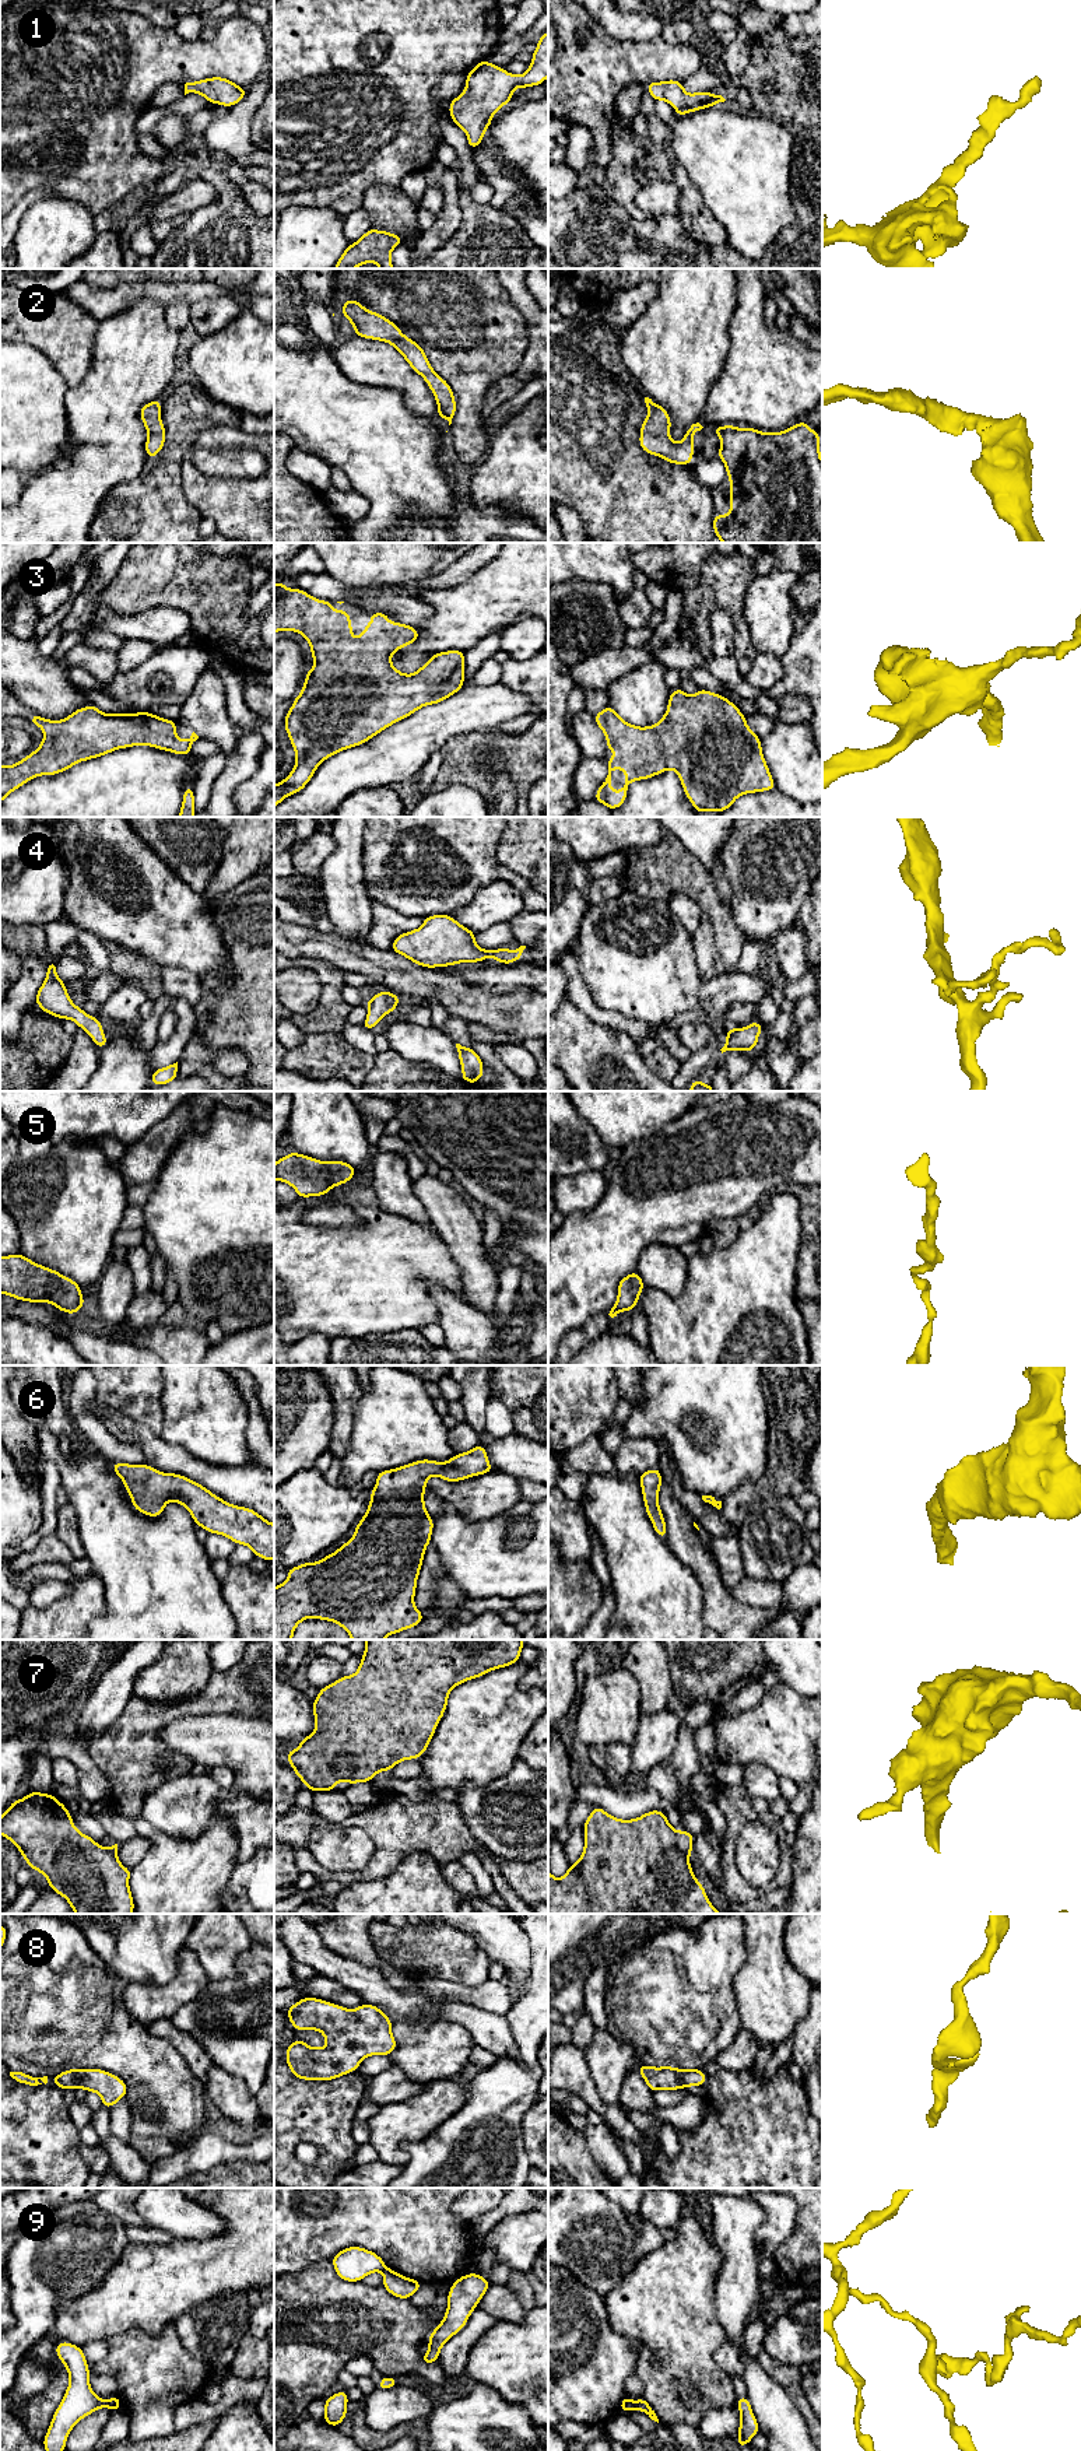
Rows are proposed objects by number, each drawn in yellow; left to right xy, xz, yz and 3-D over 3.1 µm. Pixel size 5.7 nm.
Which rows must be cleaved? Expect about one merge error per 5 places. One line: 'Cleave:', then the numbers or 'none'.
Cleave: 9

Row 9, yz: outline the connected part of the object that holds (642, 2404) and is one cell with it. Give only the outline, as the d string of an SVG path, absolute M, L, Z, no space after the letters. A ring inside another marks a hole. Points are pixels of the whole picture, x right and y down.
M645 2398L638 2399L638 2401L631 2401L631 2409L632 2410L642 2410L645 2412L652 2420L659 2423L659 2419L654 2413L654 2410L650 2408L650 2405L647 2403L647 2401Z

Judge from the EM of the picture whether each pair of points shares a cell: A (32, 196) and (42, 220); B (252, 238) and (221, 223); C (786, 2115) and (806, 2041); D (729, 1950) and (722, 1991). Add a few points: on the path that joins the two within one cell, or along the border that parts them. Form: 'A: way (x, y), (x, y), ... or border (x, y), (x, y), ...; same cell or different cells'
A: border (53, 193), (39, 199), (23, 216), (17, 231); different cells
B: way (245, 238), (237, 238), (228, 230); same cell
C: border (800, 2082), (807, 2096); different cells
D: way (722, 1960), (722, 1981); same cell

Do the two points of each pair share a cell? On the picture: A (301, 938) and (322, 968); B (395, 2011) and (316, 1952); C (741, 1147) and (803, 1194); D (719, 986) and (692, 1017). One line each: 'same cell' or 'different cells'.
A: different cells
B: same cell
C: different cells
D: same cell

